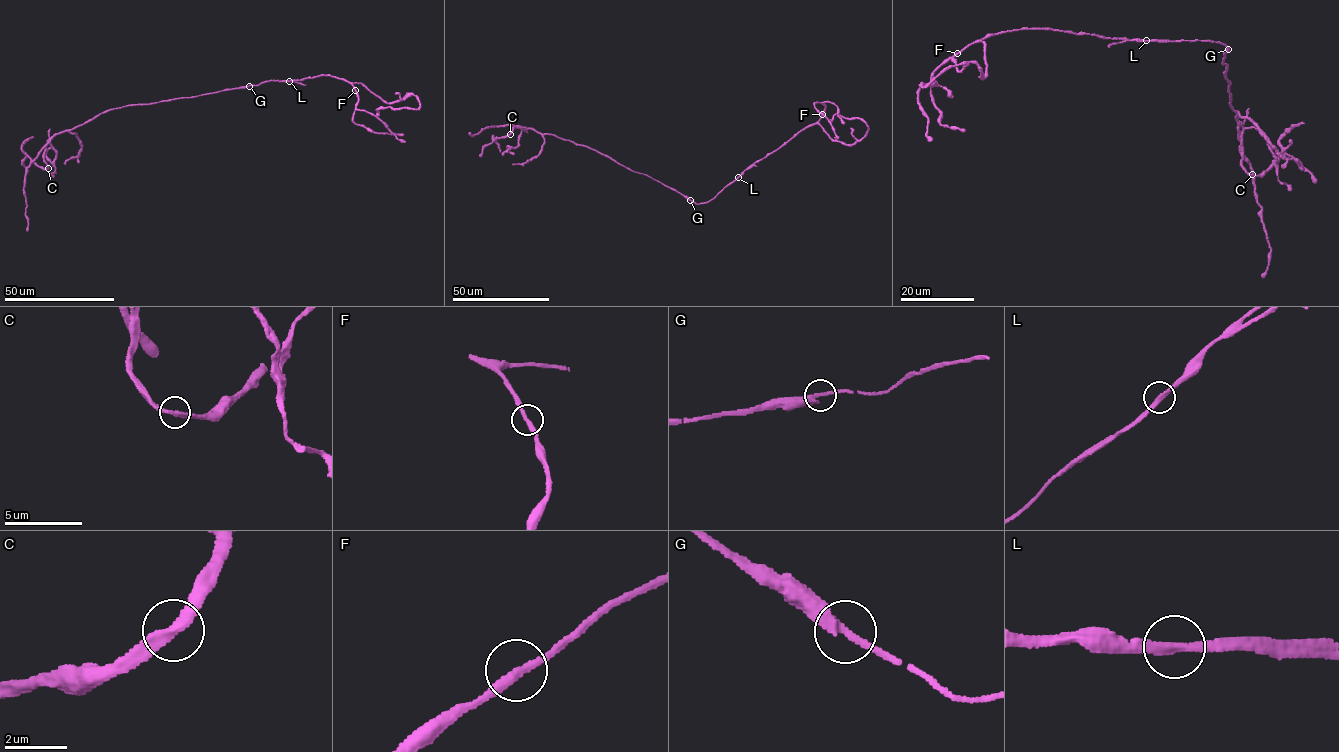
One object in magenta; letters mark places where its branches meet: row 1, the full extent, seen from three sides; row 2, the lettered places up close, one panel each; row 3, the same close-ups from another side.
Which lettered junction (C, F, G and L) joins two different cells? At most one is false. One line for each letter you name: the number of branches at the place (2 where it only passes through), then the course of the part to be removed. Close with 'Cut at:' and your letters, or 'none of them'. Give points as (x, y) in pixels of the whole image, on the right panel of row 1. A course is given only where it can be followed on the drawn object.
L: Branches: 2. Course of the part to remove: (1147, 40), (1128, 40), (1109, 47)
Cut at: L

